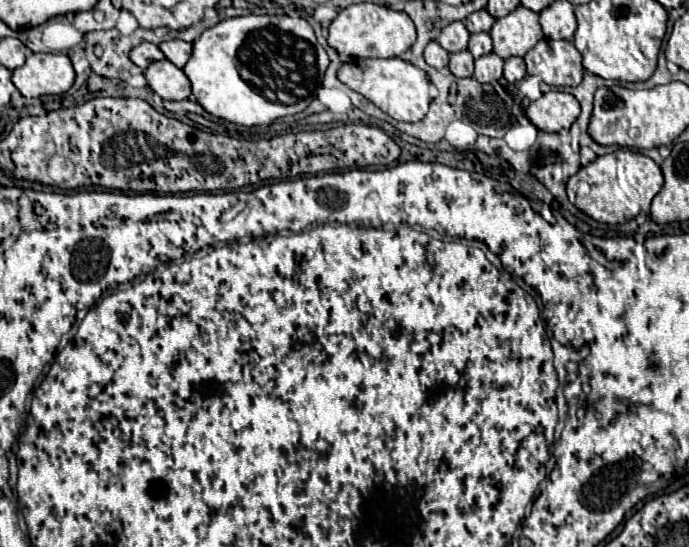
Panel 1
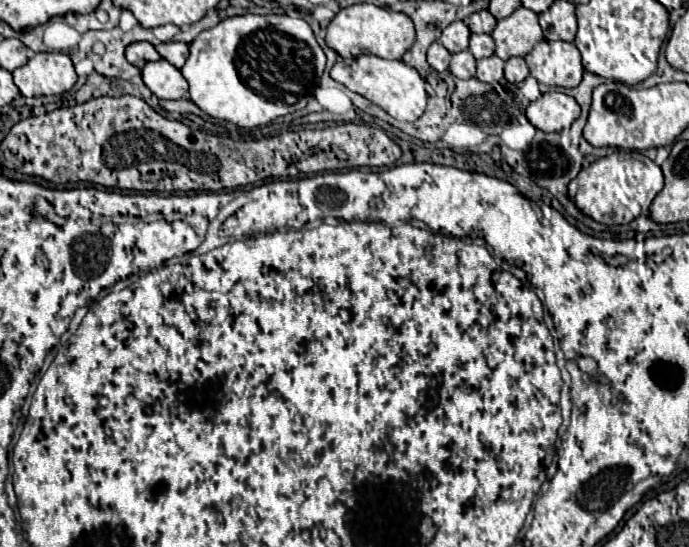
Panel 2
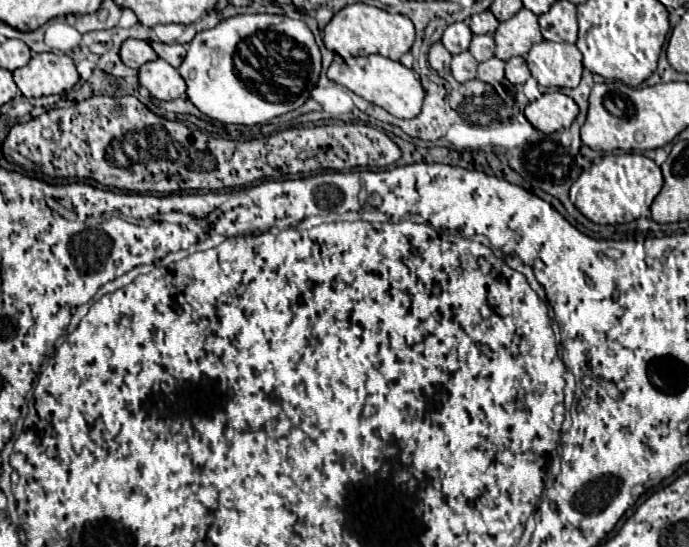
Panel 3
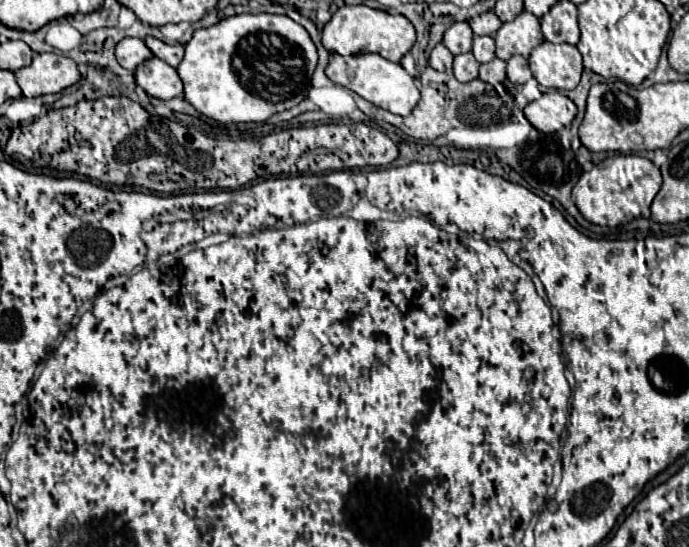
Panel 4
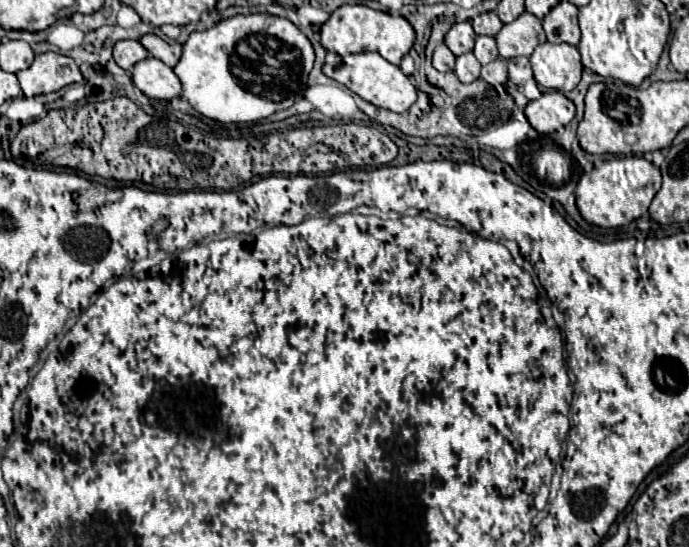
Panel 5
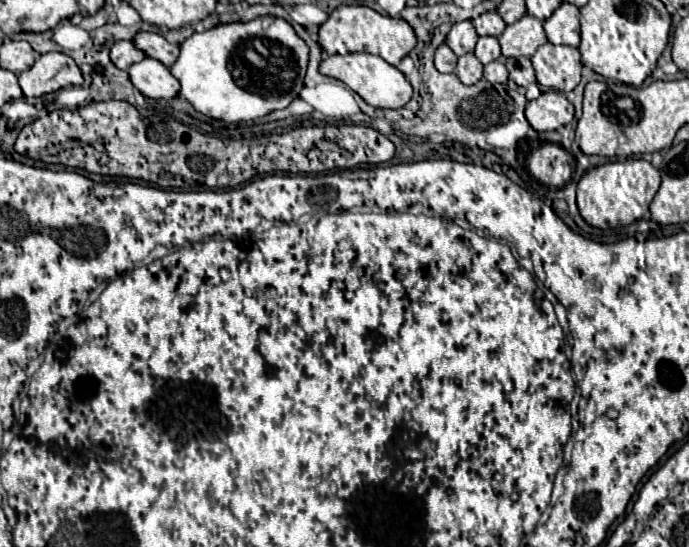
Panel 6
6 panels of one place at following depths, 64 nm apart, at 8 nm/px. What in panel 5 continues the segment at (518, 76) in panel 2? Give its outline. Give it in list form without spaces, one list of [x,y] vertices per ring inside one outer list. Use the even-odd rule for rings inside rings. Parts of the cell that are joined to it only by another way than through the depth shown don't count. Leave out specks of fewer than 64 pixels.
[[[516,56],[516,58],[510,58],[506,60],[506,66],[508,66],[508,74],[510,74],[510,80],[518,86],[524,86],[528,80],[532,80],[532,66],[530,66],[530,60],[526,56]]]

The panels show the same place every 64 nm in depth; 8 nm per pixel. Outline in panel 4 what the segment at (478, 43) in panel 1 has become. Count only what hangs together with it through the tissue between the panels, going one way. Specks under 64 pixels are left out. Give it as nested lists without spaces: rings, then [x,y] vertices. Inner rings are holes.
[[[474,36],[474,46],[472,54],[480,64],[486,64],[496,58],[496,48],[494,48],[494,38],[492,36]]]

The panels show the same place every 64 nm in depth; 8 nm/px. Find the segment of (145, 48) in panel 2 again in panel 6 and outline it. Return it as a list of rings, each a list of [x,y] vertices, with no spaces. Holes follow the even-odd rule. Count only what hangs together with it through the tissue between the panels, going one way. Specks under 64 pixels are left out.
[[[122,40],[110,48],[110,60],[120,70],[128,70],[132,64],[140,62],[142,58],[144,58],[144,52],[140,52],[132,42]]]

